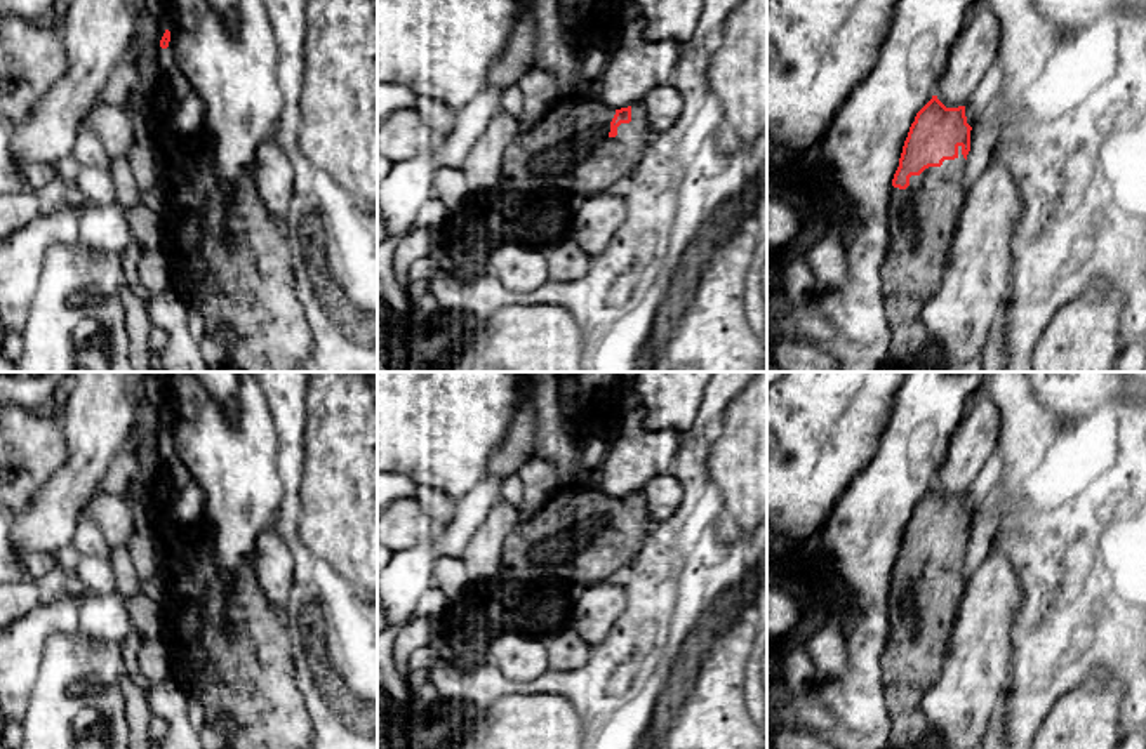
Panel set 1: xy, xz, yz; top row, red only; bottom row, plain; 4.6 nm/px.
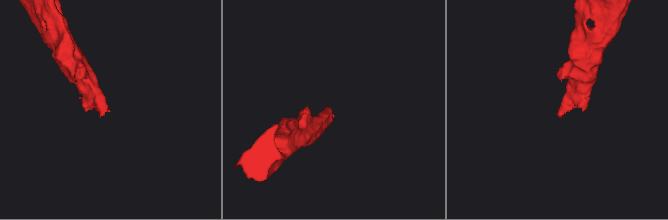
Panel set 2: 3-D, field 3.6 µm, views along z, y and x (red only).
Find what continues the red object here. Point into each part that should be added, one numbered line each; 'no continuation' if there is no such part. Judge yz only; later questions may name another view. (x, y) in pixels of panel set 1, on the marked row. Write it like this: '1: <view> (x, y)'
1: yz (920, 237)

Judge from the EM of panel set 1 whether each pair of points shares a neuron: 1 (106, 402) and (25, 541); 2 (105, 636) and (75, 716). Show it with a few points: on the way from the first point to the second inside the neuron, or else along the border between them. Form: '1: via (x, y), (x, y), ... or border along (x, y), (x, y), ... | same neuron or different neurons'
1: via (93, 437), (86, 470), (58, 506) | same neuron
2: via (105, 657), (105, 692), (96, 701) | same neuron

